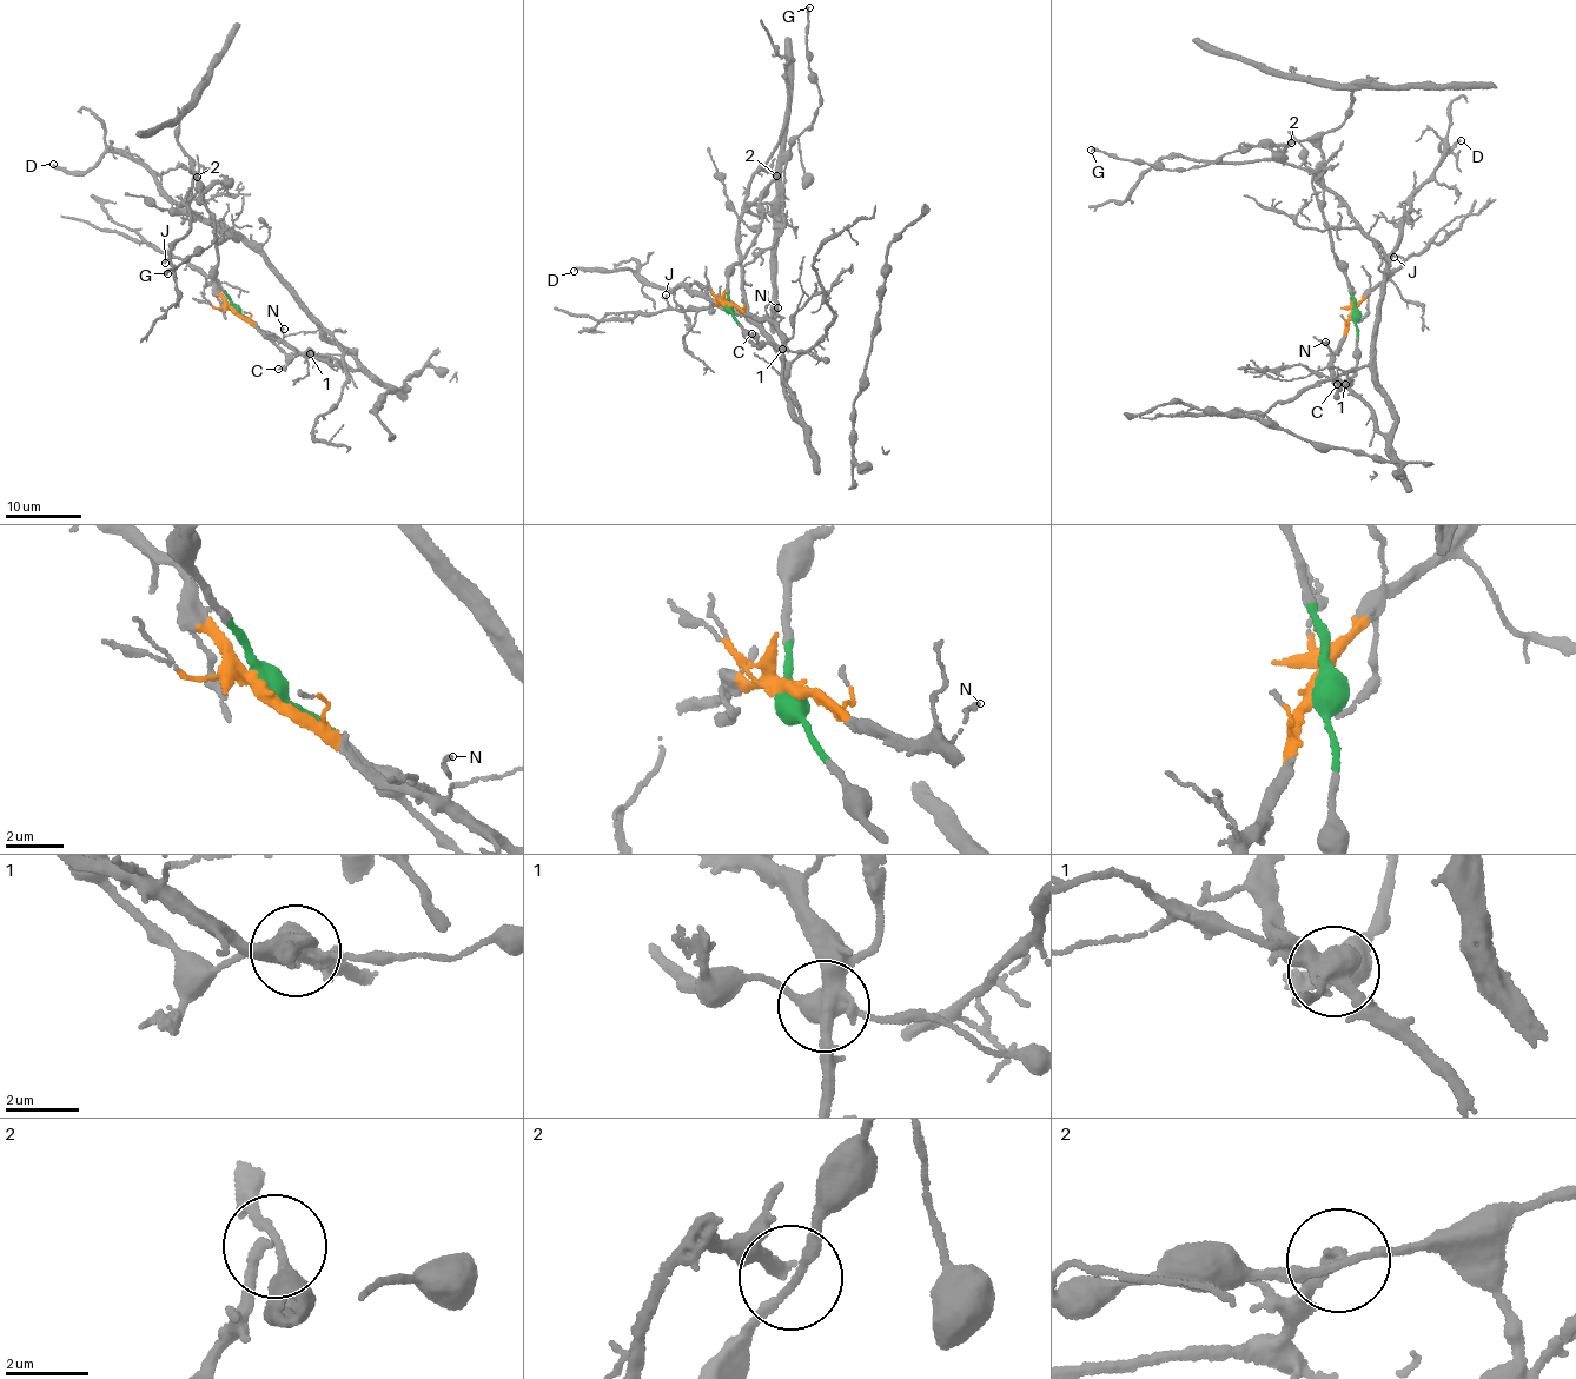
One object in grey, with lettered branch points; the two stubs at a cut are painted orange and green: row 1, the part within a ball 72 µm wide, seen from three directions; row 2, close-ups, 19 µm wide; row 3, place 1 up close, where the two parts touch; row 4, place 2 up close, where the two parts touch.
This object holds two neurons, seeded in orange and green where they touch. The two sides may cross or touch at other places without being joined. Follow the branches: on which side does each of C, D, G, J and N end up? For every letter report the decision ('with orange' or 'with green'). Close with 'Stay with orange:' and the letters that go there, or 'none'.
C: with green
D: with orange
G: with green
J: with orange
N: with orange
Stay with orange: D, J, N

